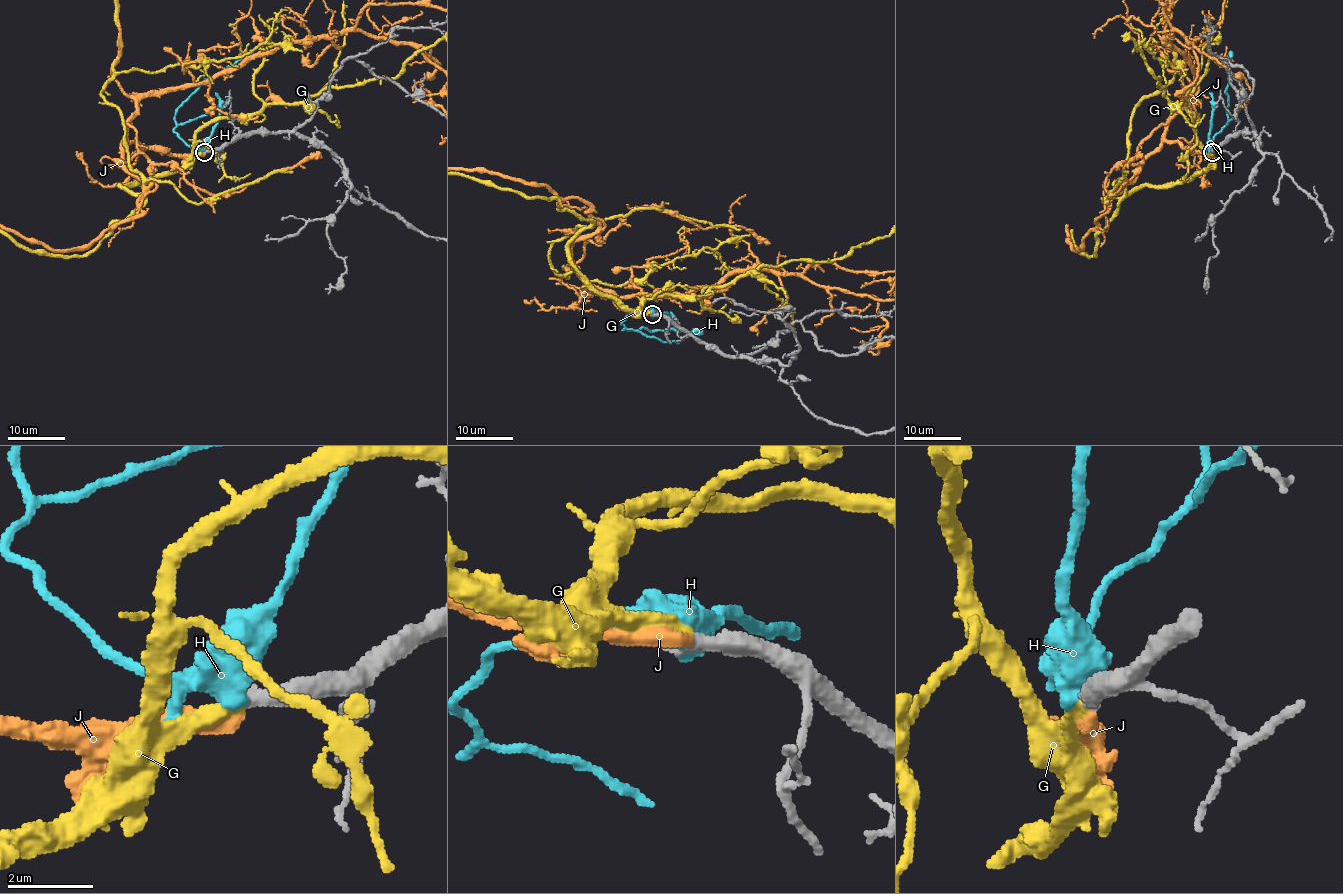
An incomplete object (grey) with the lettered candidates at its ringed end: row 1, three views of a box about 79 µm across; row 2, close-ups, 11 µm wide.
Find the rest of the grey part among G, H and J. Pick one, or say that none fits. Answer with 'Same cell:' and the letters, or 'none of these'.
Same cell: G

